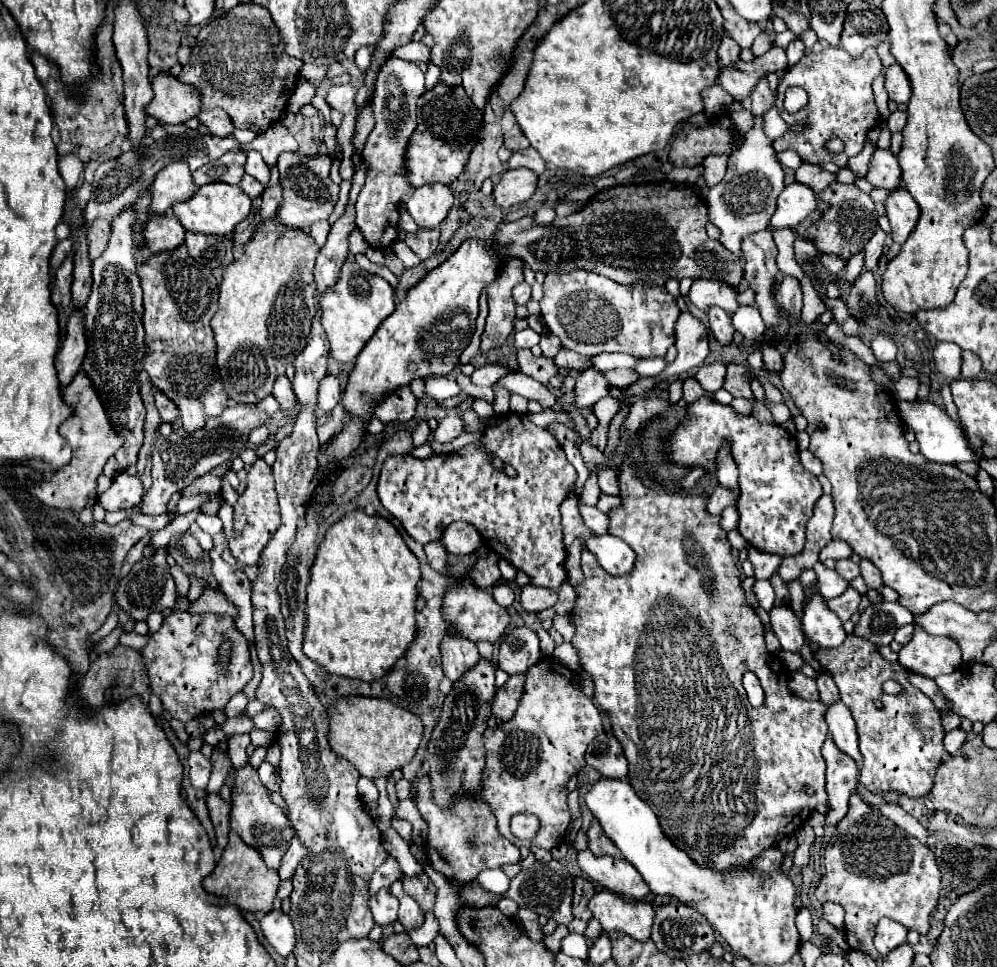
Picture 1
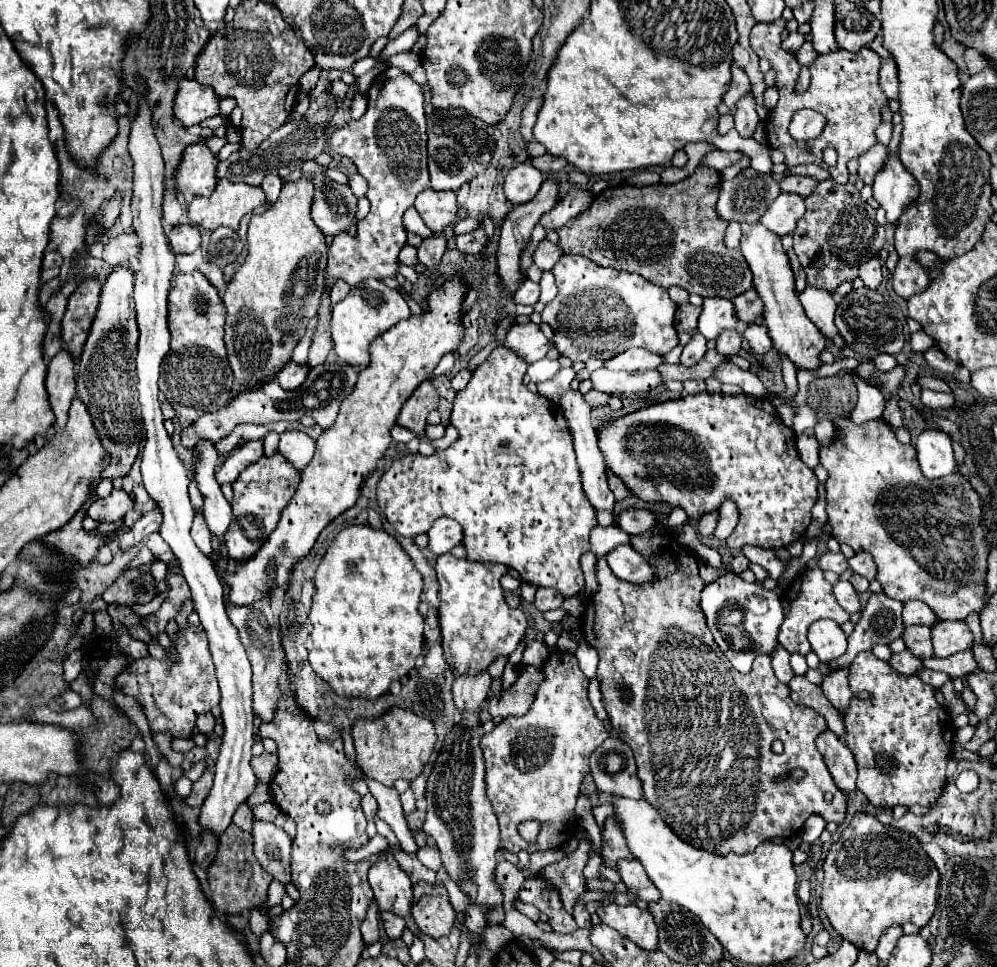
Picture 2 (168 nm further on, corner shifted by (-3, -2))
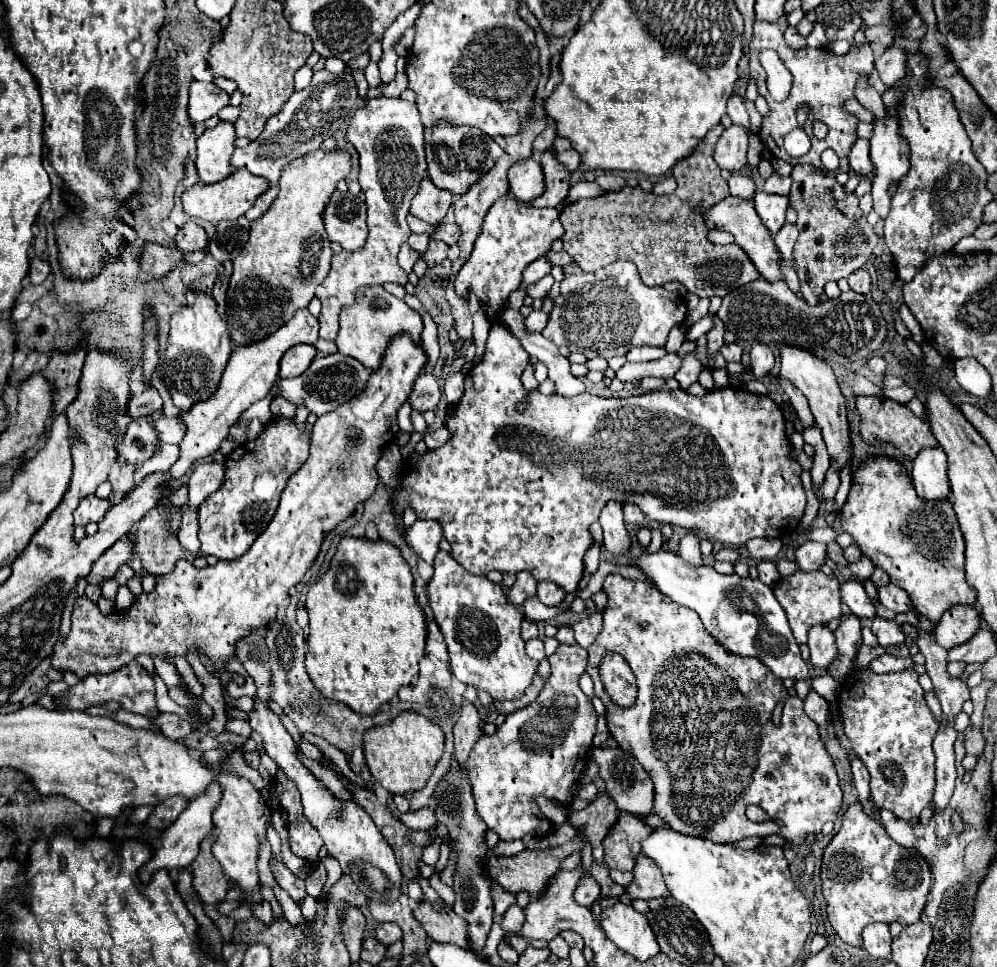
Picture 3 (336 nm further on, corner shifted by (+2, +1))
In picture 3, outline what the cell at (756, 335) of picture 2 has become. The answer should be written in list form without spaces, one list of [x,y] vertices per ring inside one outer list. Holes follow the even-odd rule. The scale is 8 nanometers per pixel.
[[[756,343],[750,349],[750,363],[752,363],[752,373],[754,377],[764,377],[772,365],[774,365],[774,353],[768,345]]]

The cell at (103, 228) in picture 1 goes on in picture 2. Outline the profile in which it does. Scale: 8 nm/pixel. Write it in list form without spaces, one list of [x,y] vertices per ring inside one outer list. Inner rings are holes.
[[[115,236],[109,238],[107,246],[103,248],[103,260],[111,266],[119,266],[125,262],[135,260],[139,254],[139,240],[135,236]]]

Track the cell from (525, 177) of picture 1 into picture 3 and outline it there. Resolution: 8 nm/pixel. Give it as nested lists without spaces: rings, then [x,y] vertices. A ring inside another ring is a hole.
[[[532,157],[516,161],[508,169],[508,183],[510,183],[510,193],[518,201],[530,203],[544,191],[544,175],[540,163],[536,163]]]

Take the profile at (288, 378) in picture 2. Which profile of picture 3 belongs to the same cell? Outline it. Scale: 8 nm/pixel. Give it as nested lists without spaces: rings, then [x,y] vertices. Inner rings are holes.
[[[294,345],[294,349],[288,349],[280,361],[280,377],[302,375],[310,367],[314,355],[316,349],[312,345]]]

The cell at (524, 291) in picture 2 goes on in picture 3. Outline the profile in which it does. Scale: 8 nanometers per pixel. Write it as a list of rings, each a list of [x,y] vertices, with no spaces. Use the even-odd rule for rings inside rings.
[[[546,275],[546,277],[540,279],[538,283],[528,285],[528,287],[526,287],[526,295],[530,295],[532,299],[544,299],[546,293],[550,291],[552,283],[554,283],[554,277],[552,277],[552,275]]]

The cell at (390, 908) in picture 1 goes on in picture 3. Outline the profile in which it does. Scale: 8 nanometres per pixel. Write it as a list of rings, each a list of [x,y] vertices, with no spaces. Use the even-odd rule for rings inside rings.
[[[380,923],[374,931],[374,937],[384,945],[392,945],[394,941],[402,939],[402,929],[396,923]]]

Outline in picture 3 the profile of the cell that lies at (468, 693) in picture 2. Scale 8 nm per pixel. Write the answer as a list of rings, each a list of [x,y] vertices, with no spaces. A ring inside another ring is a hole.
[[[464,701],[462,703],[462,715],[454,725],[454,759],[460,765],[466,763],[468,753],[474,747],[474,743],[480,739],[480,735],[482,735],[480,713],[470,701]]]

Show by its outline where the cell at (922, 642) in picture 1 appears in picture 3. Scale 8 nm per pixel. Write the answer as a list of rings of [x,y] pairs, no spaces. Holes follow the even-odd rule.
[[[952,607],[934,627],[936,643],[944,649],[966,643],[980,627],[980,617],[974,607]]]

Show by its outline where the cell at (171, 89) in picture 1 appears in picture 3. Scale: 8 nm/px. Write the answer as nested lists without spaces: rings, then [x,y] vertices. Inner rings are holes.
[[[192,81],[190,101],[188,101],[188,117],[192,123],[202,123],[214,117],[226,105],[228,105],[228,95],[214,83]]]

